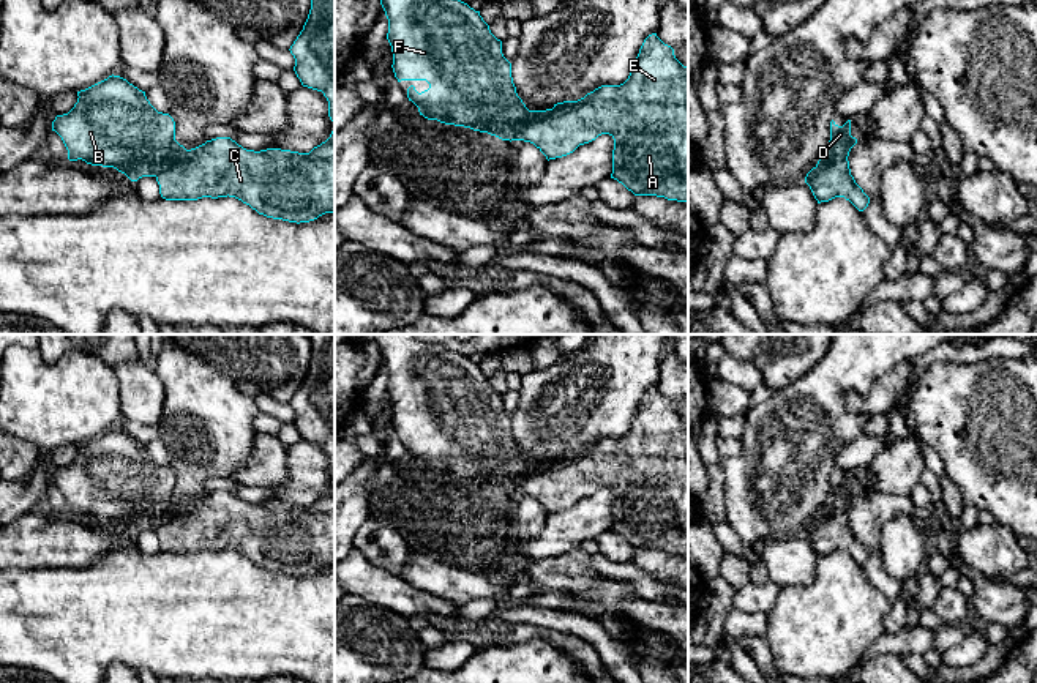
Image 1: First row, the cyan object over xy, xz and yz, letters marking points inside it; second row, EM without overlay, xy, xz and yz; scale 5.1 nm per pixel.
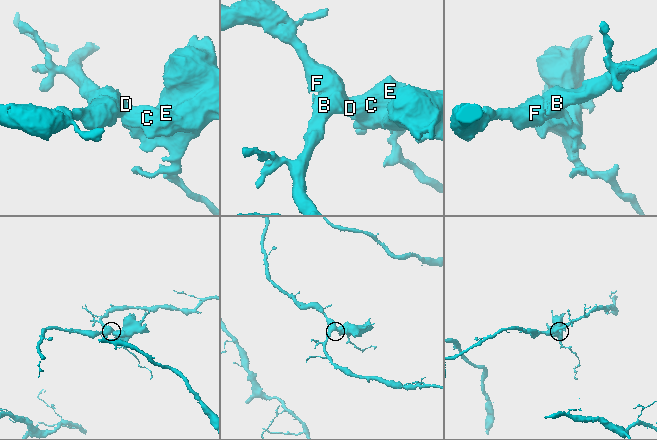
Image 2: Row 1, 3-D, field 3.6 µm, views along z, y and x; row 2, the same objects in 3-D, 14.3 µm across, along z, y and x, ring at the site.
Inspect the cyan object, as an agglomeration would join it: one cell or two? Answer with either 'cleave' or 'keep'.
cleave

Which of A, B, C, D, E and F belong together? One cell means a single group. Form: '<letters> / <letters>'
A C E / B D F

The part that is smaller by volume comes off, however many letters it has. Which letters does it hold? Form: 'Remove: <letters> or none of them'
Remove: A, C, E

